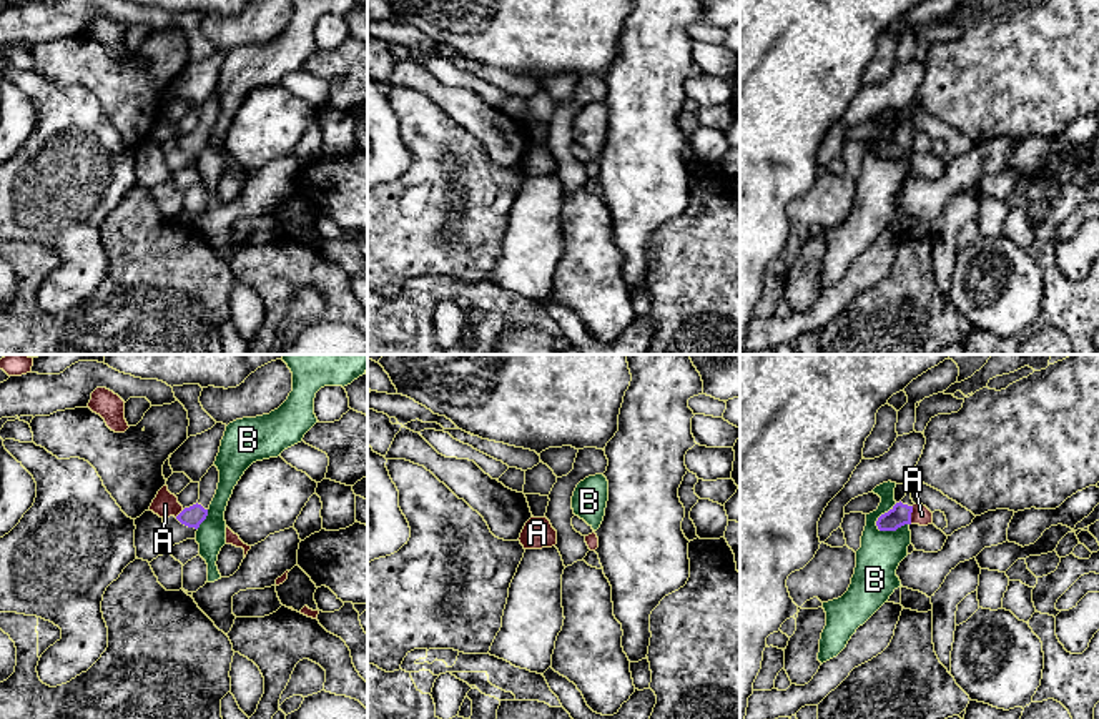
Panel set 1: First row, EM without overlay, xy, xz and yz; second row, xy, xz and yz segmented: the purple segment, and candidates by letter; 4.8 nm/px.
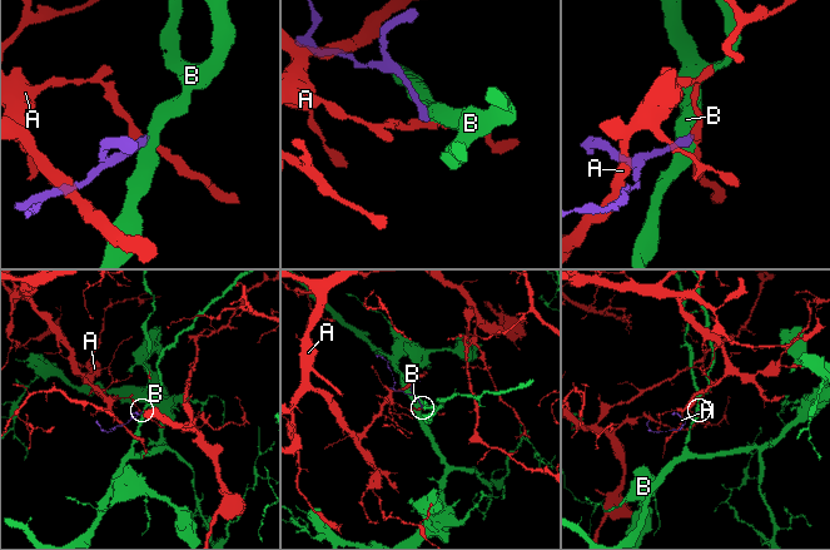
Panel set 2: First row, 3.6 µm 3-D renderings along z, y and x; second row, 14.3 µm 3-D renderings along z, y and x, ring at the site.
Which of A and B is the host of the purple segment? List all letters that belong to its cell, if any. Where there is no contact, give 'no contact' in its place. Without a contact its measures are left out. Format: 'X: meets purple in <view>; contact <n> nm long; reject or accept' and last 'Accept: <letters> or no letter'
A: meets purple in yz; contact 90 nm long; reject
B: meets purple in yz; contact 170 nm long; reject
Accept: no letter

